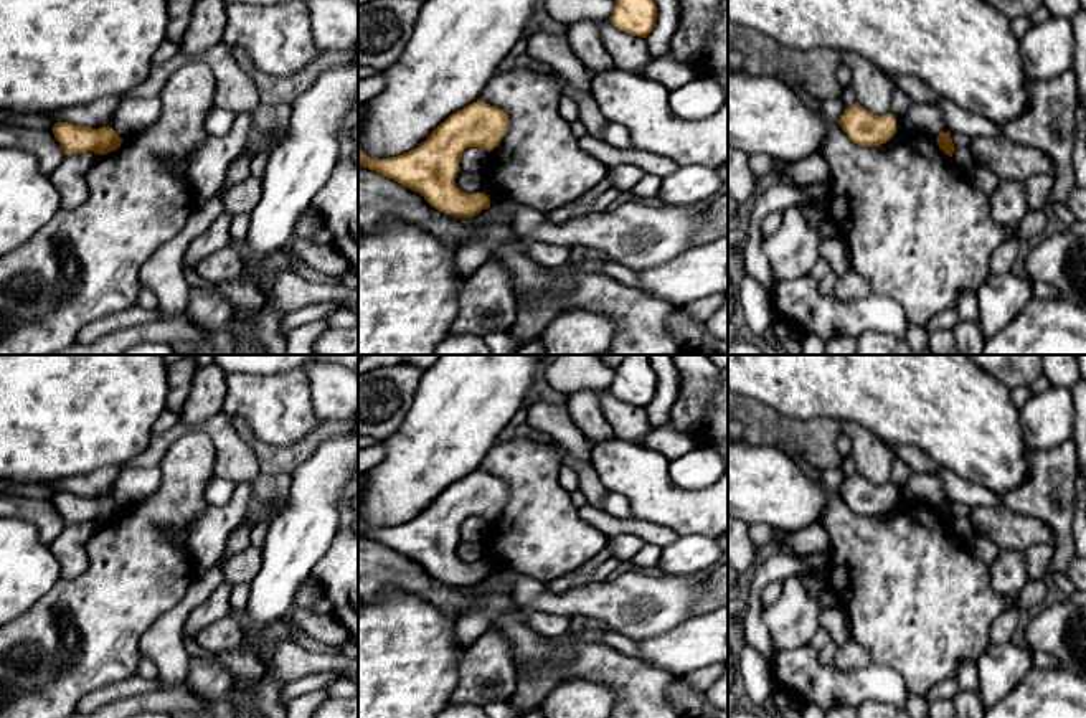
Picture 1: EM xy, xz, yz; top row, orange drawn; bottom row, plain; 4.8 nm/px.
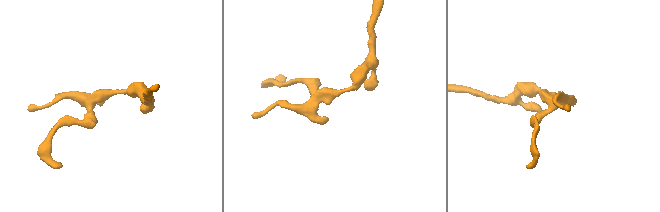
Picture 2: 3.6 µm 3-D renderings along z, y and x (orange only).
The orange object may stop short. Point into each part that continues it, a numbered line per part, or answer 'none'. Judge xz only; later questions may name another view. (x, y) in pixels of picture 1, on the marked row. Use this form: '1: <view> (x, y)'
1: xz (585, 40)

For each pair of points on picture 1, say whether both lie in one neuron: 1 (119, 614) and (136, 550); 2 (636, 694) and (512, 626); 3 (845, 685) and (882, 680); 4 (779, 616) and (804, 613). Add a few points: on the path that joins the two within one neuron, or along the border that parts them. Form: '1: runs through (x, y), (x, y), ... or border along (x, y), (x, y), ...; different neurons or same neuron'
1: runs through (119, 598), (134, 576), (136, 566); same neuron
2: runs through (604, 666), (580, 662), (566, 654), (543, 651); same neuron
3: runs through (854, 685), (873, 682); same neuron
4: runs through (786, 616), (797, 616); same neuron

